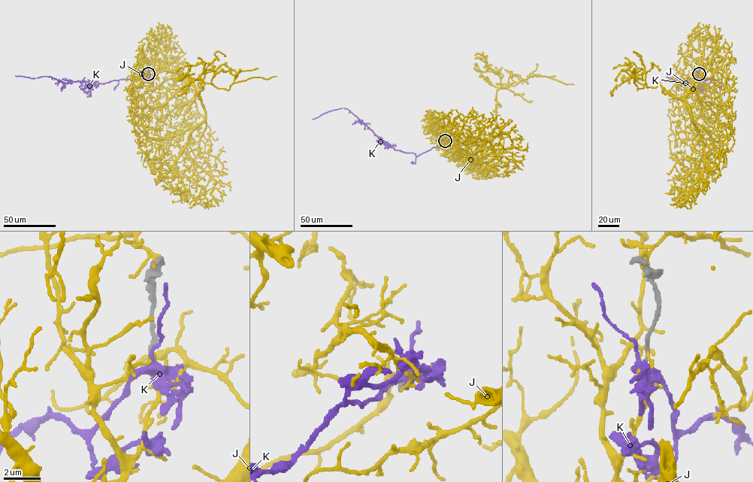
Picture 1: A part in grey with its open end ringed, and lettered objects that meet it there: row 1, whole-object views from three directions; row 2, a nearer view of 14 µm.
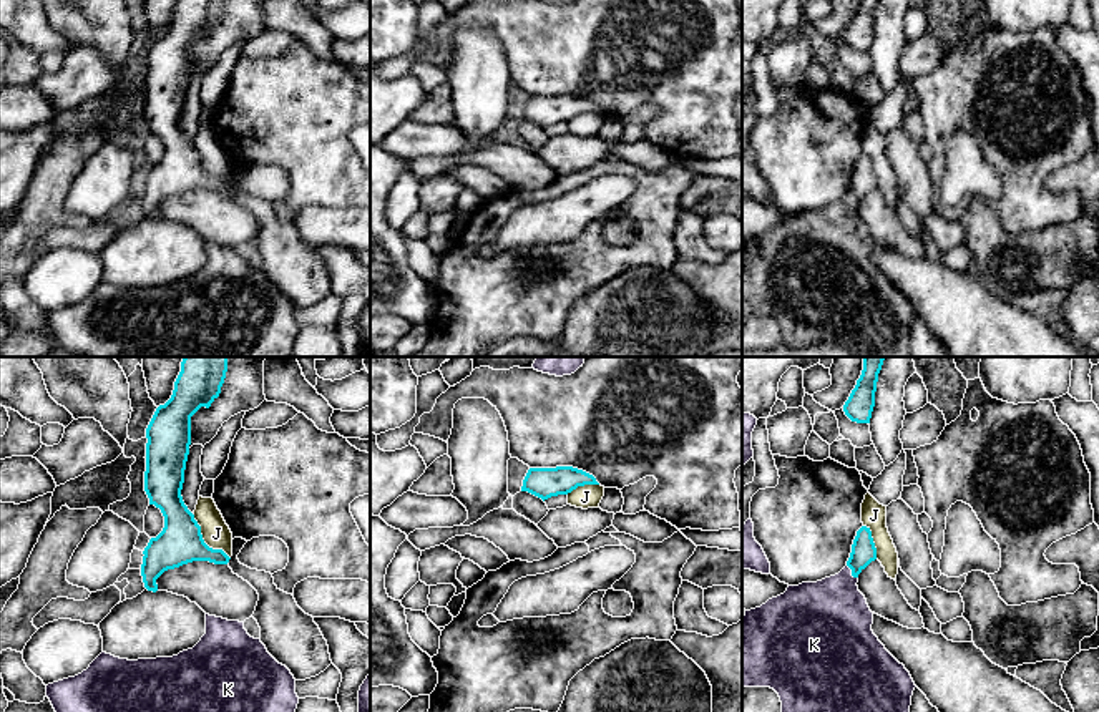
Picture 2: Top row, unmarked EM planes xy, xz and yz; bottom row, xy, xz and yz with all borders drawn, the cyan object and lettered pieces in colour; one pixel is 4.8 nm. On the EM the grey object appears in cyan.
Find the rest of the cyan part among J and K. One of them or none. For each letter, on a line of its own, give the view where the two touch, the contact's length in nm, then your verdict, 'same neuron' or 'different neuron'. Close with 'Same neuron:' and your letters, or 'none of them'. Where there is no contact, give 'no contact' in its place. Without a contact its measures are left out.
J: xy | 280 nm | different neuron
K: yz | 90 nm | same neuron
Same neuron: K

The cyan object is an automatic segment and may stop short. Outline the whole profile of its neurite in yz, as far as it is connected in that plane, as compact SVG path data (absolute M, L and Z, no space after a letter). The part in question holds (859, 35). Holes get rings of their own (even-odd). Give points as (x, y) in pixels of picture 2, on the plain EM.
M862 0L852 18L848 28L843 33L845 43L857 51L870 51L875 35L875 20L880 0Z

